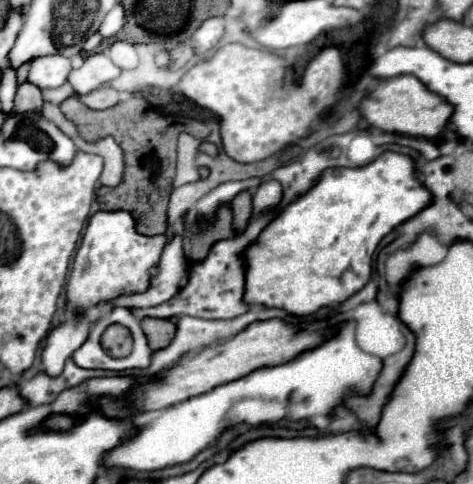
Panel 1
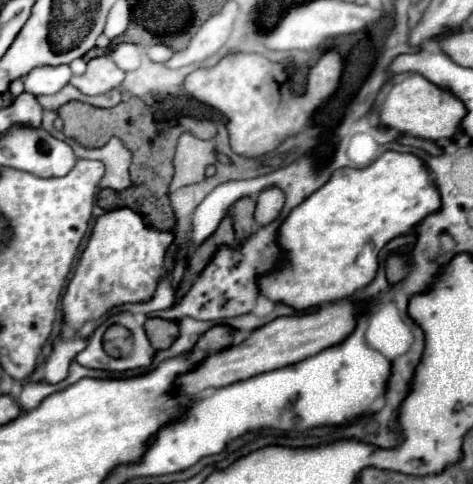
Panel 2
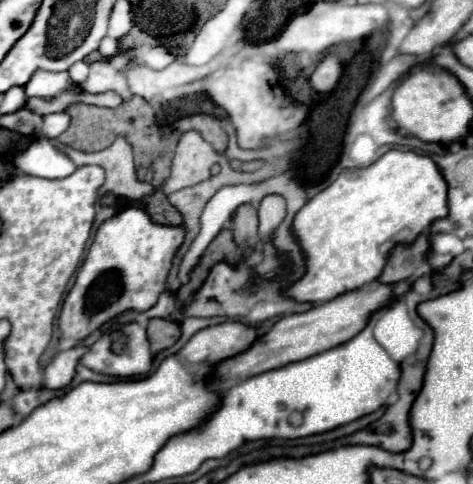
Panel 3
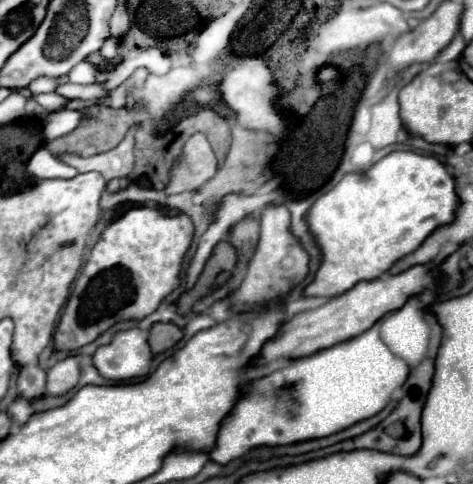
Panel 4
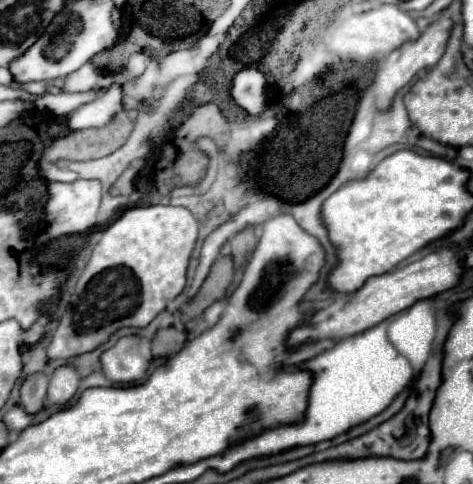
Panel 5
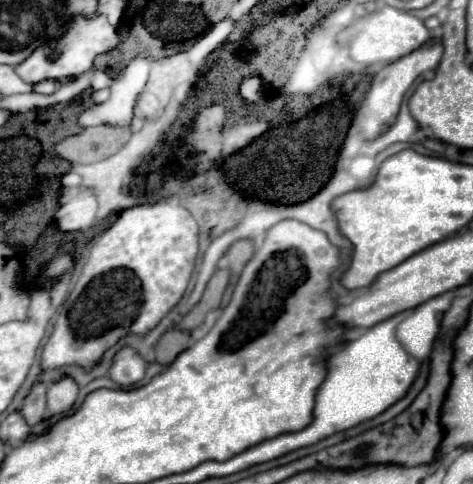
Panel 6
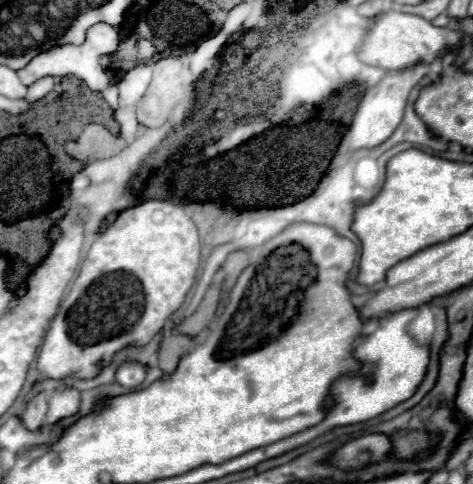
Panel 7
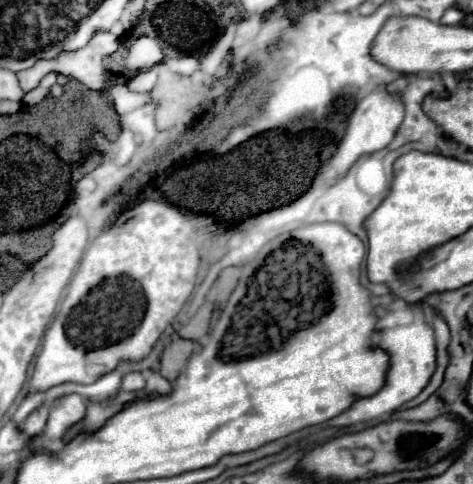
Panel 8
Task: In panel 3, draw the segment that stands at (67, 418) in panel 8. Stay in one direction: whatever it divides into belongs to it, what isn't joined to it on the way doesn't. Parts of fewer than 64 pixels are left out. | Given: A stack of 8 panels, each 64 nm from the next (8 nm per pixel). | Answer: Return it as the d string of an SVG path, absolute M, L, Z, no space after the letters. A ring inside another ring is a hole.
M74 346L70 350L58 352L56 358L44 368L44 386L64 388L74 378L76 364L84 352L86 352L86 346Z

